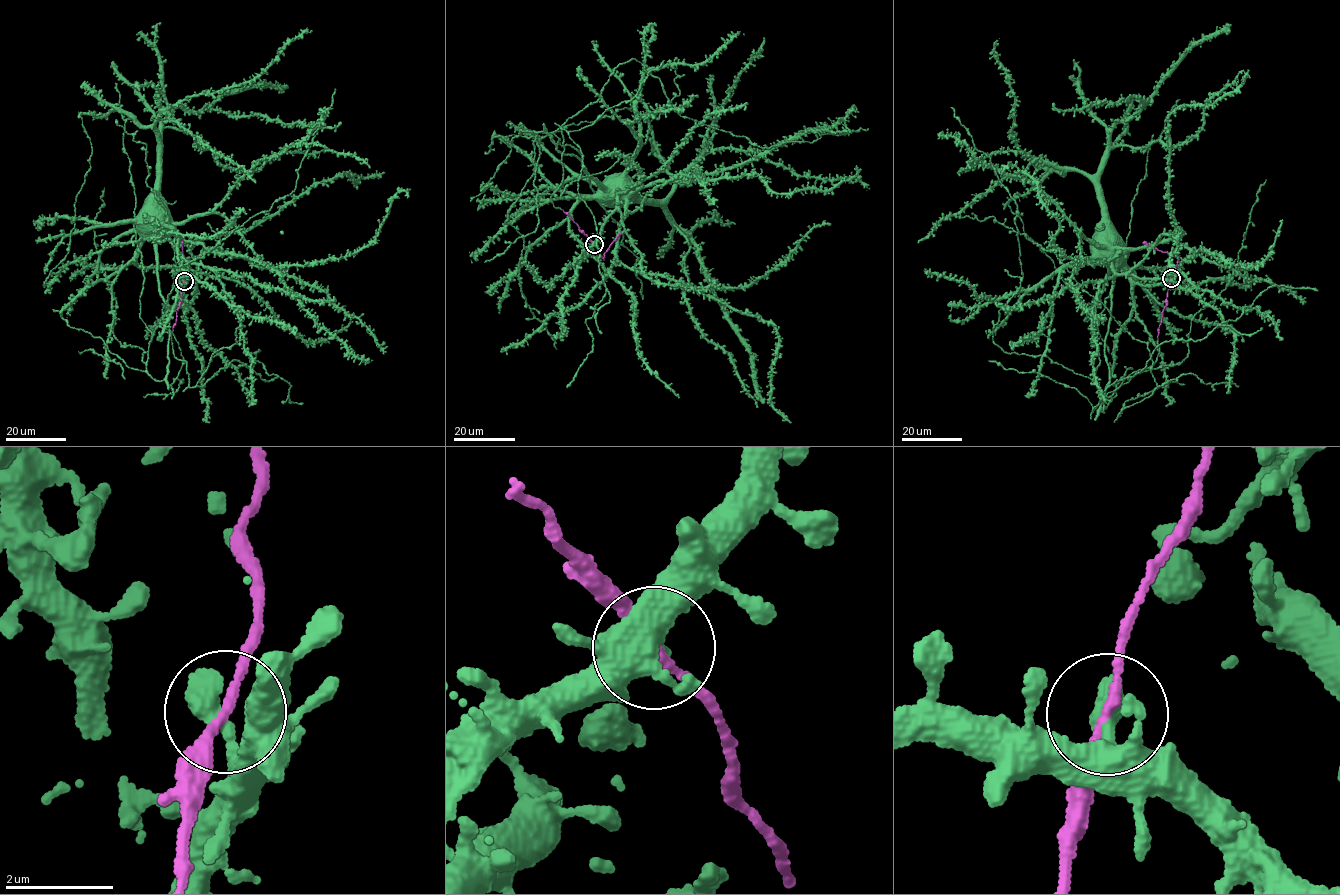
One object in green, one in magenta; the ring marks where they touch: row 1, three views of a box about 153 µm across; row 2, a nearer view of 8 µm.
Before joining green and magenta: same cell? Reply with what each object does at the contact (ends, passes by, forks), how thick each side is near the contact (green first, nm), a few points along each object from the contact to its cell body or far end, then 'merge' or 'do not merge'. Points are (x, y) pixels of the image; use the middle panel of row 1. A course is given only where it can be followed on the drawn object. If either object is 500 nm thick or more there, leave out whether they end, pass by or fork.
500/150 nm | green via (594, 244), (601, 226), (617, 208), (618, 193), (630, 203), (636, 201), (632, 198) | magenta via (594, 244), (602, 257), (625, 230) | merge

